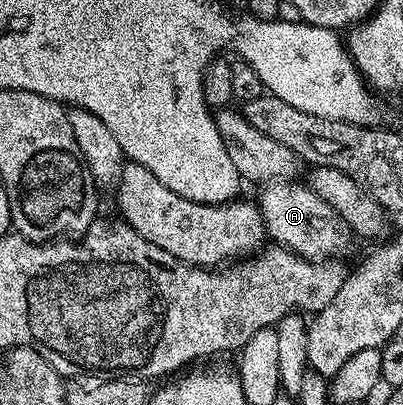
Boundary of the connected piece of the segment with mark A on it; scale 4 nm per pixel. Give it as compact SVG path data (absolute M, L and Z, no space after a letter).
M281 179L265 184L264 189L258 198L260 207L260 214L264 219L264 227L269 238L272 237L277 246L283 247L291 251L291 253L298 253L302 257L309 259L332 259L347 247L351 241L354 241L353 234L350 232L348 224L336 214L334 207L330 207L330 203L326 203L322 199L318 199L318 195L314 195L314 191L309 189L307 184L300 183L292 179Z

